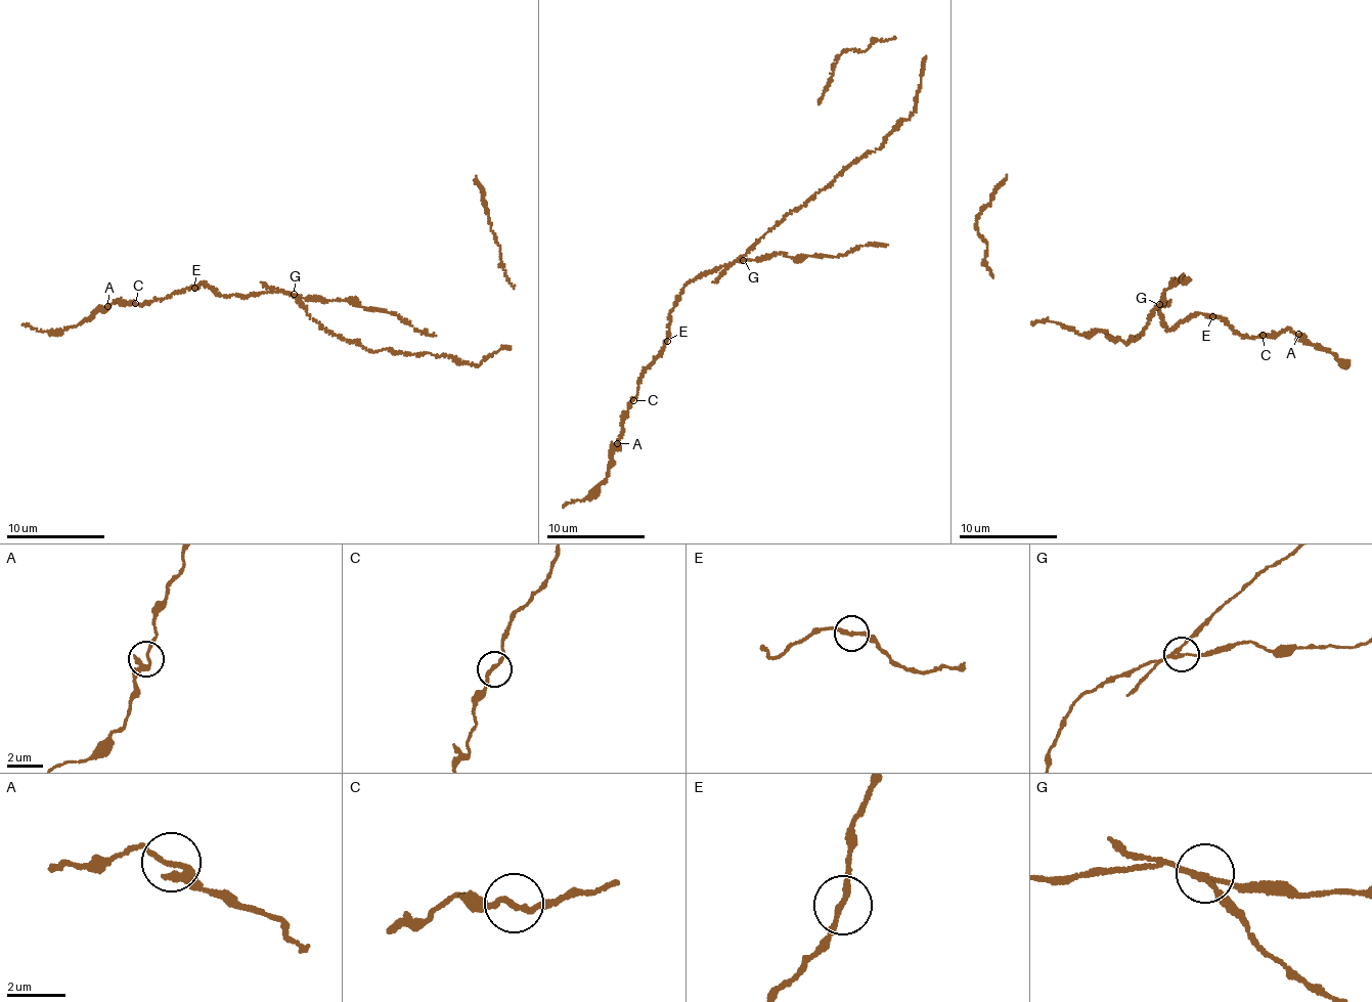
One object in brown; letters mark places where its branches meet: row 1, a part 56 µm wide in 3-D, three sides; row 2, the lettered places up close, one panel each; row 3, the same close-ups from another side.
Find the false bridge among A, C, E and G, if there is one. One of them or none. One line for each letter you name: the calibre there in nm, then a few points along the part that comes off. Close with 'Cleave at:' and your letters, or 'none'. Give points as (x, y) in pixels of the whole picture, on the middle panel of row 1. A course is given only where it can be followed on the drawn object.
G: Thickness 160 nm
Cleave at: G

